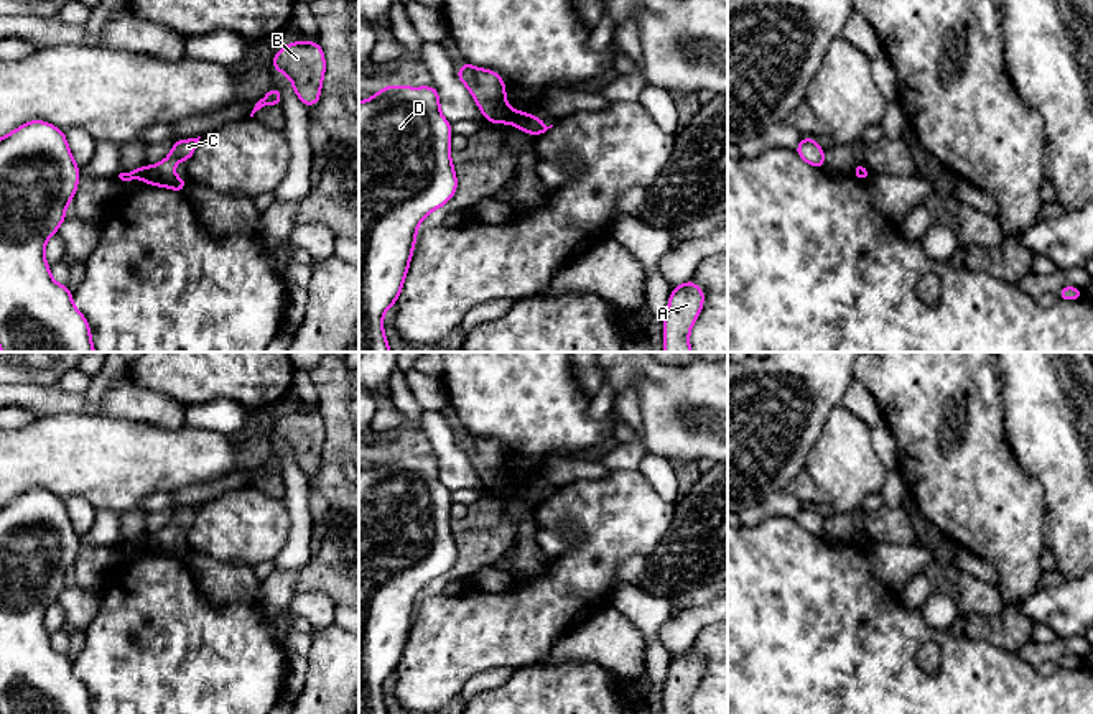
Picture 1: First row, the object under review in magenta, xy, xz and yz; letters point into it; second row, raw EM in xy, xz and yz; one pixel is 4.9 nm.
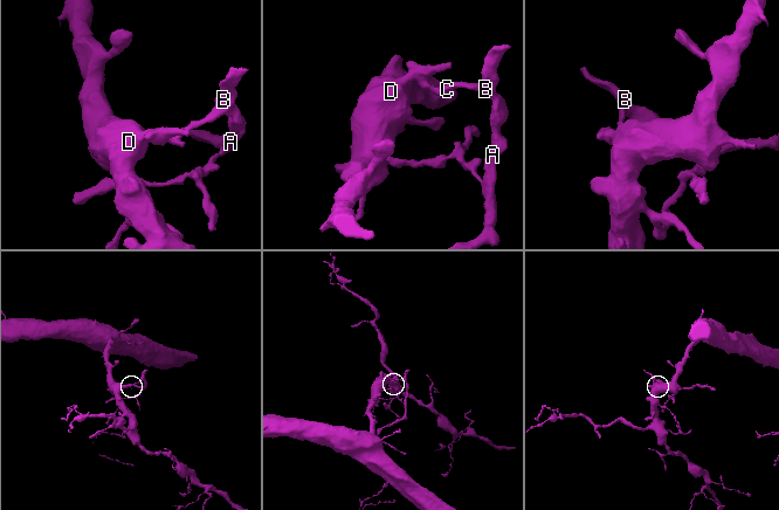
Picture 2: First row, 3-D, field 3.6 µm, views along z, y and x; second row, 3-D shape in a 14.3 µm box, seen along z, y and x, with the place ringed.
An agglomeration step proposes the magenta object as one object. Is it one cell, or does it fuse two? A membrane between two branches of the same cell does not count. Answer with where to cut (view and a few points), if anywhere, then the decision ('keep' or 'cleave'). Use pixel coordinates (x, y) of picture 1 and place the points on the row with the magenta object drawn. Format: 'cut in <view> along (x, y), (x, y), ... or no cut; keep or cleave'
cut in xy along (148, 166), (144, 178); cleave

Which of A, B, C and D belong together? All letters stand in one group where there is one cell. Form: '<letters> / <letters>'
A B C / D

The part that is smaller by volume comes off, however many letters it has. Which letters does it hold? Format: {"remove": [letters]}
{"remove": ["A", "B", "C"]}

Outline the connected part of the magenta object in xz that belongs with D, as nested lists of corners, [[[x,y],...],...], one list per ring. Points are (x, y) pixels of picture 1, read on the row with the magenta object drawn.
[[[390,84],[359,102],[359,352],[390,352],[382,318],[403,288],[416,229],[458,189],[449,158],[451,135],[451,123],[440,112],[440,94],[433,84]]]

